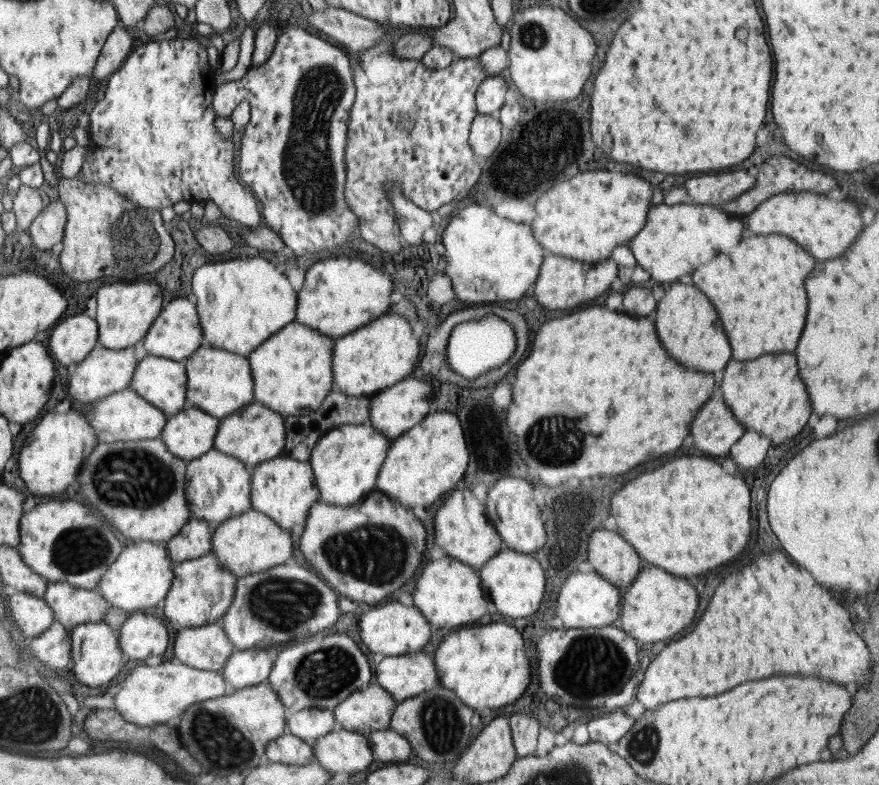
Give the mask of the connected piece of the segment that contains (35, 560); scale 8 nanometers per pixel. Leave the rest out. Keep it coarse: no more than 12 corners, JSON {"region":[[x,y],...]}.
{"region":[[72,500],[24,514],[20,555],[50,584],[97,588],[122,550]]}

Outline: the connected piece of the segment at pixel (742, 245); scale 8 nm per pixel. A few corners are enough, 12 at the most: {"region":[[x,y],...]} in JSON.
{"region":[[747,233],[691,274],[732,358],[794,352],[817,260]]}

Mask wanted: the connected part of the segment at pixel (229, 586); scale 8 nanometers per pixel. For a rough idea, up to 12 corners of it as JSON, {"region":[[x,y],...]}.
{"region":[[216,555],[179,562],[164,614],[178,628],[221,620],[238,577]]}

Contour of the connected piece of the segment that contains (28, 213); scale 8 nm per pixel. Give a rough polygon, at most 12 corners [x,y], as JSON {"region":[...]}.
{"region":[[21,185],[13,198],[17,230],[29,228],[45,207],[41,189]]}

